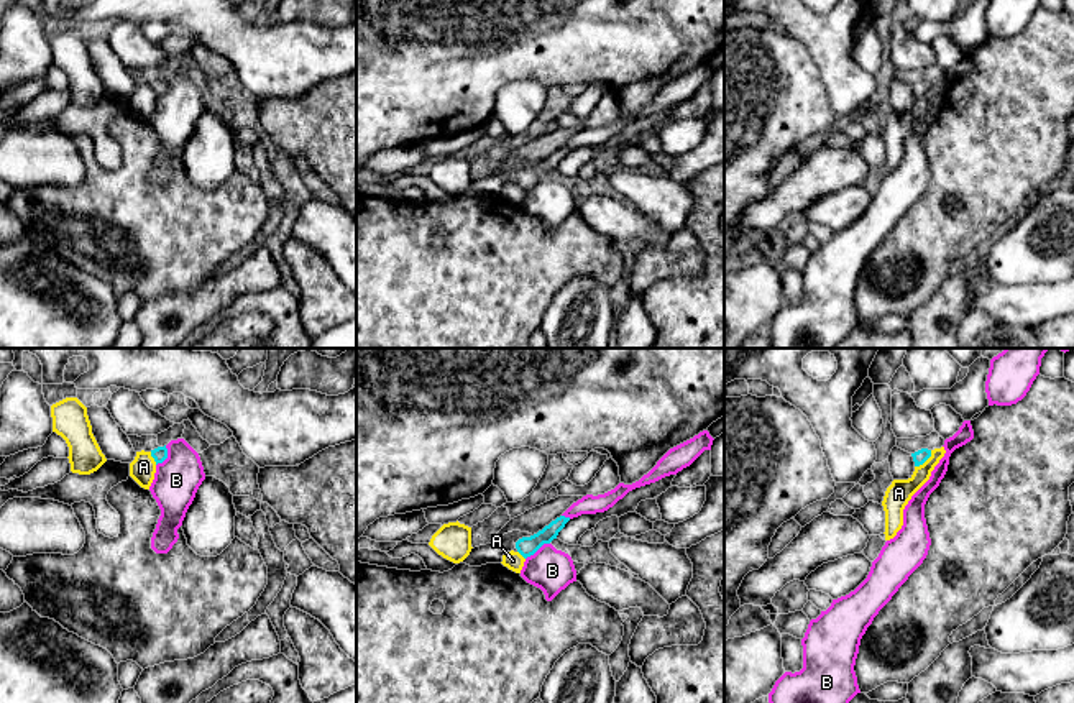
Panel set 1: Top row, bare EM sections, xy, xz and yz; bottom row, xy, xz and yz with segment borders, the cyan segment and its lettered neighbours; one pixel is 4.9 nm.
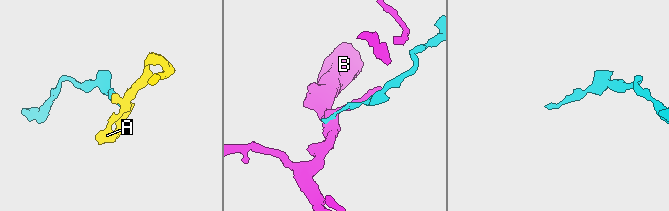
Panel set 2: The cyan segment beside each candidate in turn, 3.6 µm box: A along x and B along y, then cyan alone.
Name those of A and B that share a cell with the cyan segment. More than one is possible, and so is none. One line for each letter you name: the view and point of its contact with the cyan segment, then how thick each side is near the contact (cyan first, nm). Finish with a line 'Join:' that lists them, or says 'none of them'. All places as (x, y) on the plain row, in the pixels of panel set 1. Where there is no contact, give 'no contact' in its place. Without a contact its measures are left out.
Join: none of them

